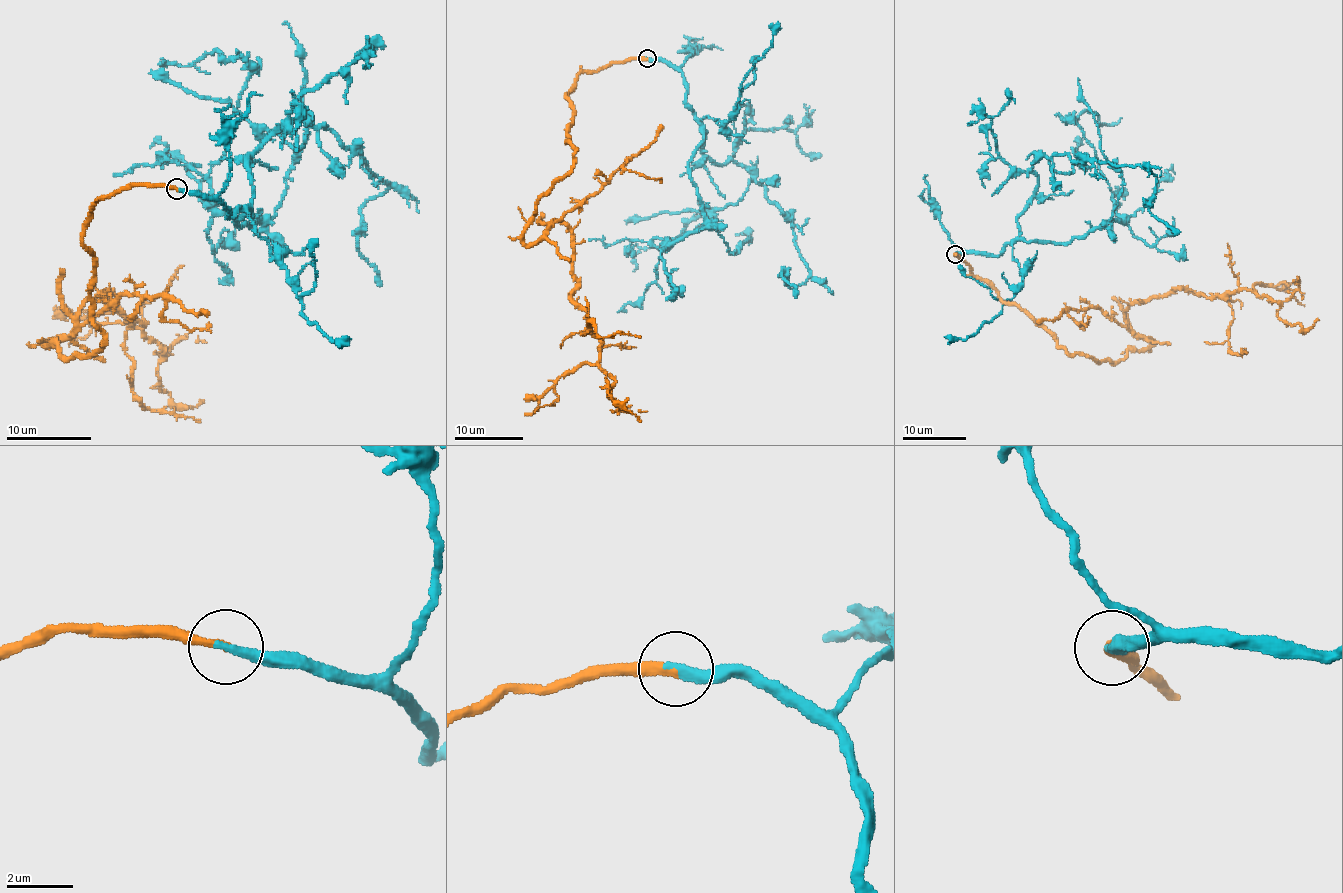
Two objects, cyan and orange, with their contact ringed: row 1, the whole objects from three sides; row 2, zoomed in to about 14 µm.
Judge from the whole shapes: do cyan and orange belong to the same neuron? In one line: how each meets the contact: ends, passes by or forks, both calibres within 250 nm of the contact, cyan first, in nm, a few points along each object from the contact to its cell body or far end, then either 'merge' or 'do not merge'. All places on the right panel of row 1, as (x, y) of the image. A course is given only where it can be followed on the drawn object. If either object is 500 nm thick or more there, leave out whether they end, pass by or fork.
cyan ends; orange ends; calibres 320 and 260 nm; course cyan (955, 254), (1067, 242), (1122, 221), (1092, 145), (1068, 119), (1085, 111), (1102, 125), (1121, 118); course orange (955, 254), (1068, 354), (1101, 362), (1152, 344), (1125, 317), (1176, 291), (1251, 289), (1304, 330), (1317, 318); merge

